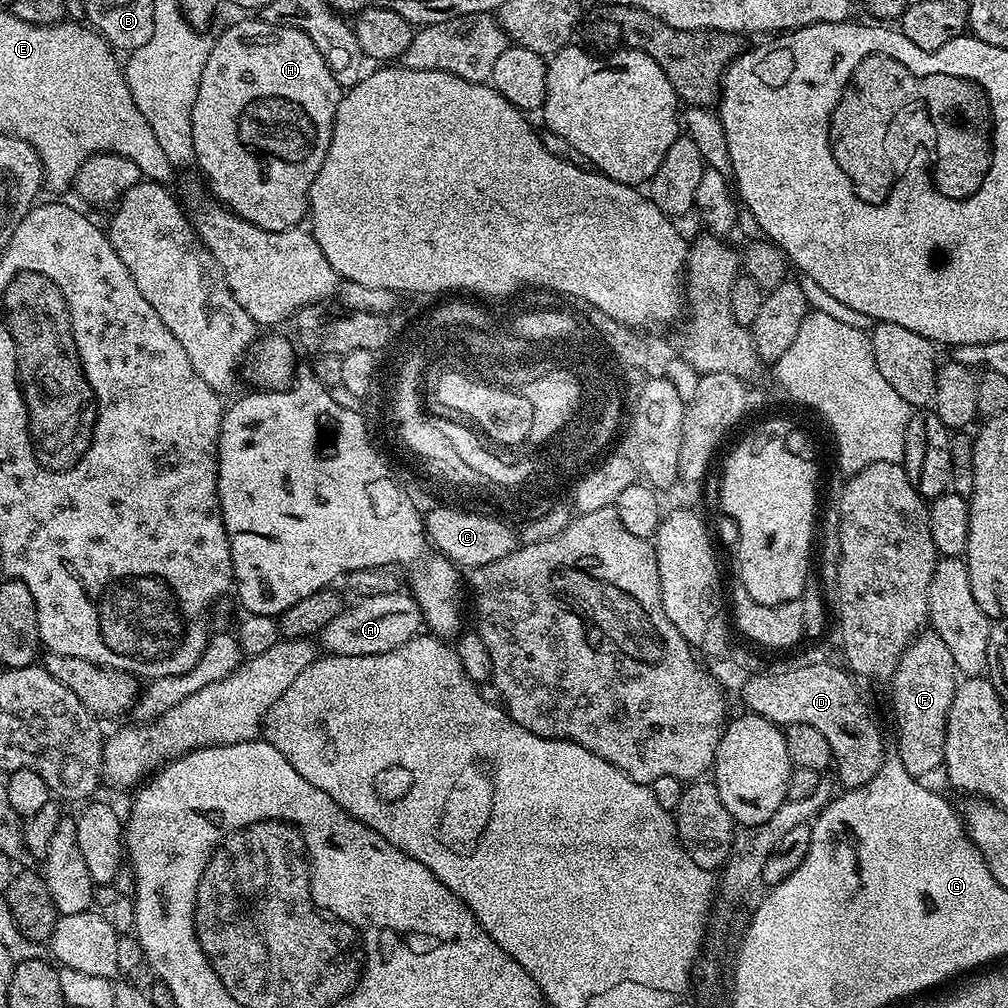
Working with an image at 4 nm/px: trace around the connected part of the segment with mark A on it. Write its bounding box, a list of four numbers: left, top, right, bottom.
[319,591,422,656]

